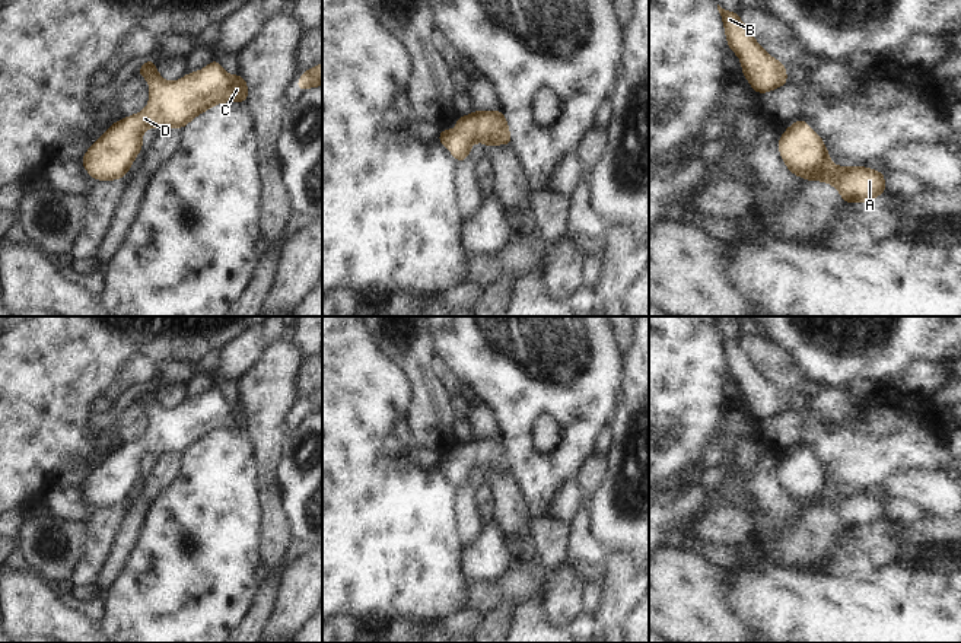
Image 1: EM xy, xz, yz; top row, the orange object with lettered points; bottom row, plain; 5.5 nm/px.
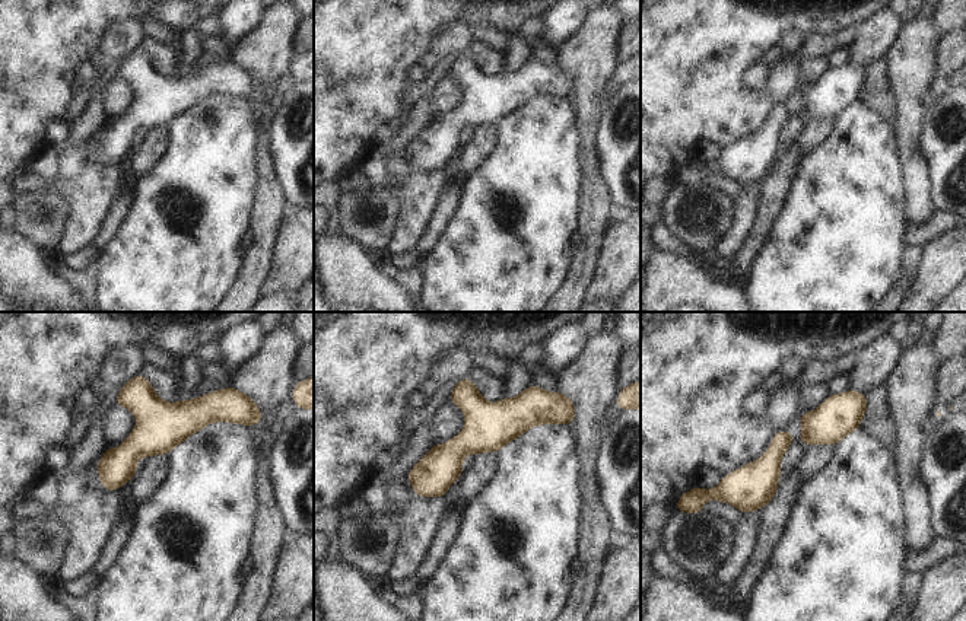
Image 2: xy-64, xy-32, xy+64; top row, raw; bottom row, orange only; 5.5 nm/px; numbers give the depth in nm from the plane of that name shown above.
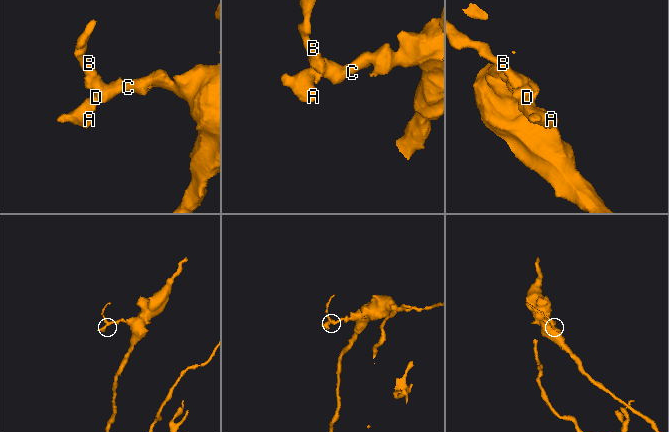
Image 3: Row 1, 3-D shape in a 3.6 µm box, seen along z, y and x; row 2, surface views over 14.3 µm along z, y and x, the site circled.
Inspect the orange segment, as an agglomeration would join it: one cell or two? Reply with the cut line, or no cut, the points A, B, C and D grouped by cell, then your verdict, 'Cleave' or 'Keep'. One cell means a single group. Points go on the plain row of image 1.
No split. Groups: A B C D. Keep

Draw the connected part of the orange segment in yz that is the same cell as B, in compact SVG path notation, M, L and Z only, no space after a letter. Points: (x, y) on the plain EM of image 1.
M717 331L725 351L728 373L739 383L742 401L754 418L767 420L787 410L786 391L767 381L751 362L735 338L728 338Z

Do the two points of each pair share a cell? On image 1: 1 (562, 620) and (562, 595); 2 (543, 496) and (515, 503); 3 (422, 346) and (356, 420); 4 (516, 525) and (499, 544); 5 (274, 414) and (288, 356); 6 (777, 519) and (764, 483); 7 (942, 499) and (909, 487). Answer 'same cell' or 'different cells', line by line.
1: same cell
2: different cells
3: different cells
4: different cells
5: same cell
6: same cell
7: same cell

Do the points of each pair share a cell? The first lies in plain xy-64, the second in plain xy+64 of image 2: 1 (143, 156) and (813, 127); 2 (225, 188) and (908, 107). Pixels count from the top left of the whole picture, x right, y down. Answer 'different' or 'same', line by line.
1: same
2: different

